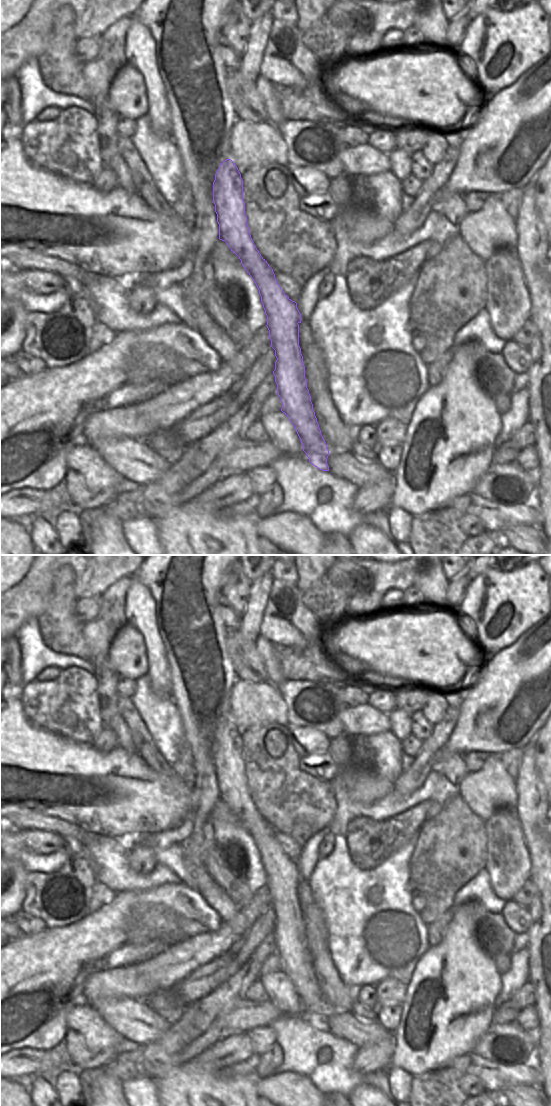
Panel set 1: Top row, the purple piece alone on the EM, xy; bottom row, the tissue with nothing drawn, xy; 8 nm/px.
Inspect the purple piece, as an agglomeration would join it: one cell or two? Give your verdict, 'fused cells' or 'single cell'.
fused cells

